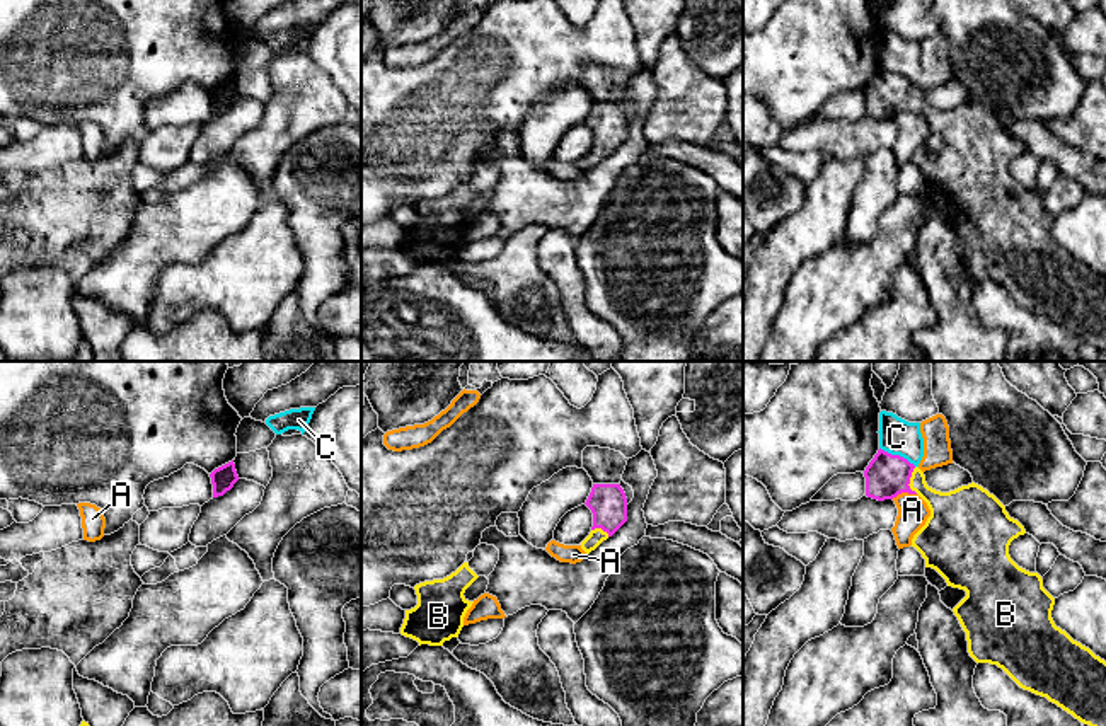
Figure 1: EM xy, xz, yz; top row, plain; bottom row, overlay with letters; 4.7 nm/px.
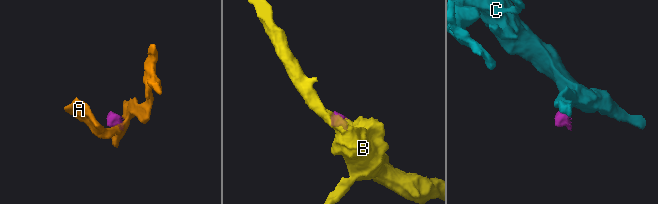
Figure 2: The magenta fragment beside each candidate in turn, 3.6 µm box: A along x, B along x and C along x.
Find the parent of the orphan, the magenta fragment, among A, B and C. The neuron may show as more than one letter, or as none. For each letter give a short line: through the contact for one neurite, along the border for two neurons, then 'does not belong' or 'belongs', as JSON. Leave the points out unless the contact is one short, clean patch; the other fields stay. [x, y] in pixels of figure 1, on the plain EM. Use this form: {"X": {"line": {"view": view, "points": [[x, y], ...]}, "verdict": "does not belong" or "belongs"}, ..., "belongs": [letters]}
{"A": {"verdict": "does not belong"}, "B": {"line": {"view": "yz", "points": [[887, 94], [902, 94], [909, 99], [951, 130]]}, "verdict": "belongs"}, "C": {"line": {"view": "yz", "points": [[880, 65], [905, 75], [915, 84]]}, "verdict": "does not belong"}, "belongs": ["B"]}

